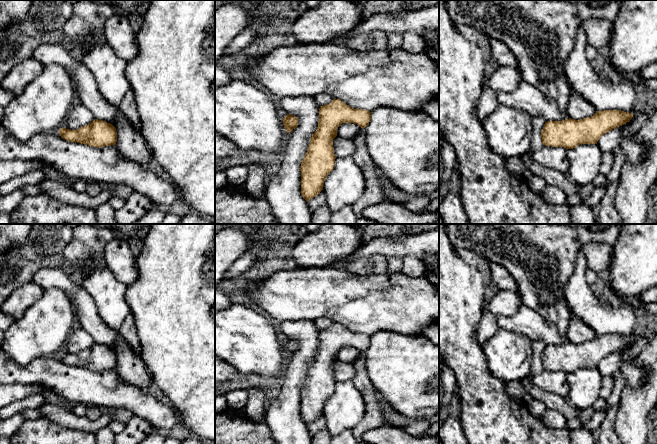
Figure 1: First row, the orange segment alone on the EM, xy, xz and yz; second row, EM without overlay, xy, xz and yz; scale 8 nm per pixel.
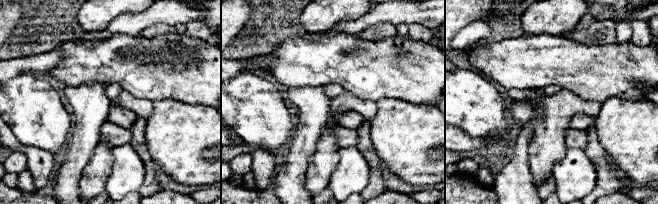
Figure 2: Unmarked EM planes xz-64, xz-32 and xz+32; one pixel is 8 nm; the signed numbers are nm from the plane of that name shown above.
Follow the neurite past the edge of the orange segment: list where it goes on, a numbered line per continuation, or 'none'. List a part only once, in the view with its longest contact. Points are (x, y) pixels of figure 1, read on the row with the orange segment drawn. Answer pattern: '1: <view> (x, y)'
none

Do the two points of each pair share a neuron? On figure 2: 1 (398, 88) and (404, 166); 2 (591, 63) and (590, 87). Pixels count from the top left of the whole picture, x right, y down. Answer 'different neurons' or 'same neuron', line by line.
1: different neurons
2: same neuron

